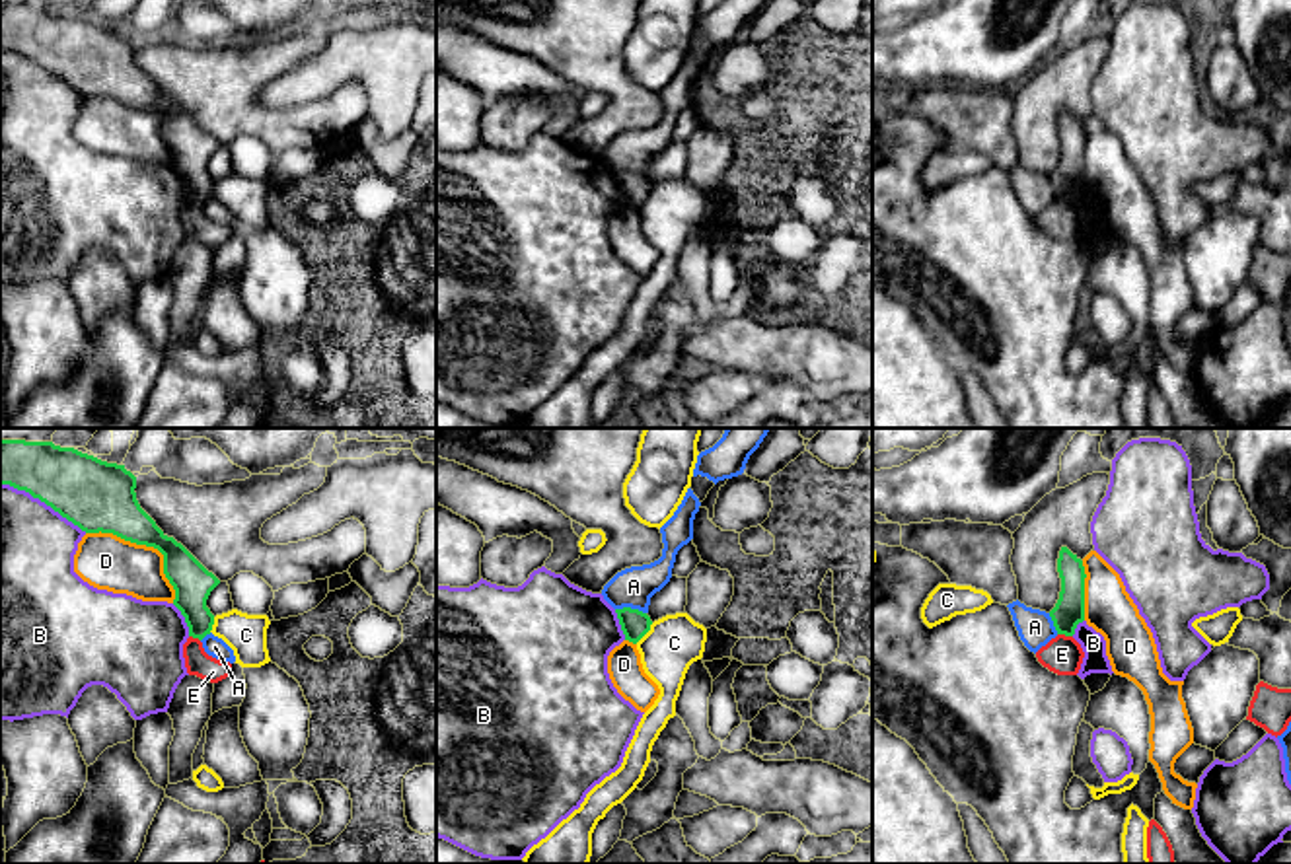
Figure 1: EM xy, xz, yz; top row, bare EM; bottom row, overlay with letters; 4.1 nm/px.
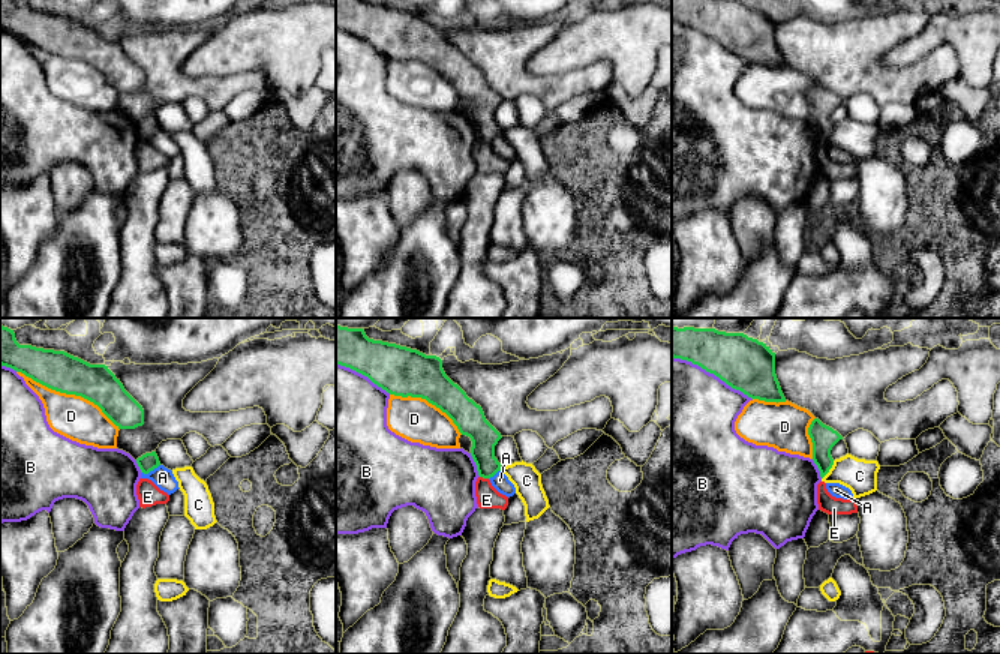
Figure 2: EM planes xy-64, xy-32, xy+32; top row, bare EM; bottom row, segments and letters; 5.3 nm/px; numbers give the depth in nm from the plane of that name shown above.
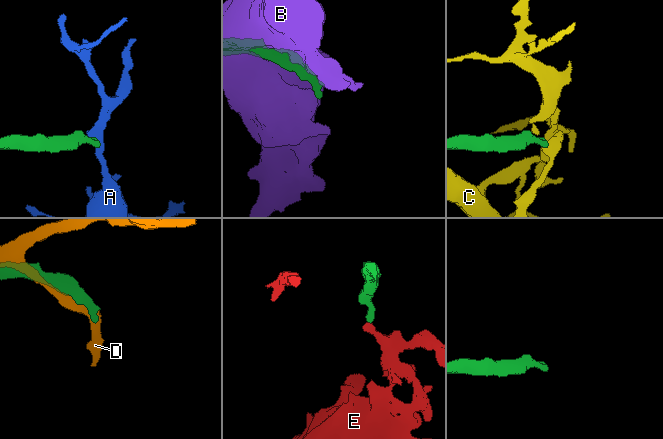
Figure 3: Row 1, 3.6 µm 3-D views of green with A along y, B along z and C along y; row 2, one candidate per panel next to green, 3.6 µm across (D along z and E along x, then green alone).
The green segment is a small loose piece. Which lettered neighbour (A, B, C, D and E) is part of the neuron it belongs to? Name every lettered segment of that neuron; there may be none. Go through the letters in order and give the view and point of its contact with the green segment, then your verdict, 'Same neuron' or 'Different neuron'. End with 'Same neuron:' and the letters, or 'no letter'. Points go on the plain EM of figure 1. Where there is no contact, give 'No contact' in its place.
A: Touches green at xz (629, 172). Different neuron
B: Touches green at xy (43, 65). Different neuron
C: Touches green at xz (645, 197). Different neuron
D: Touches green at xy (148, 109). Different neuron
E: Touches green at yz (1066, 199). Same neuron
Same neuron: E

